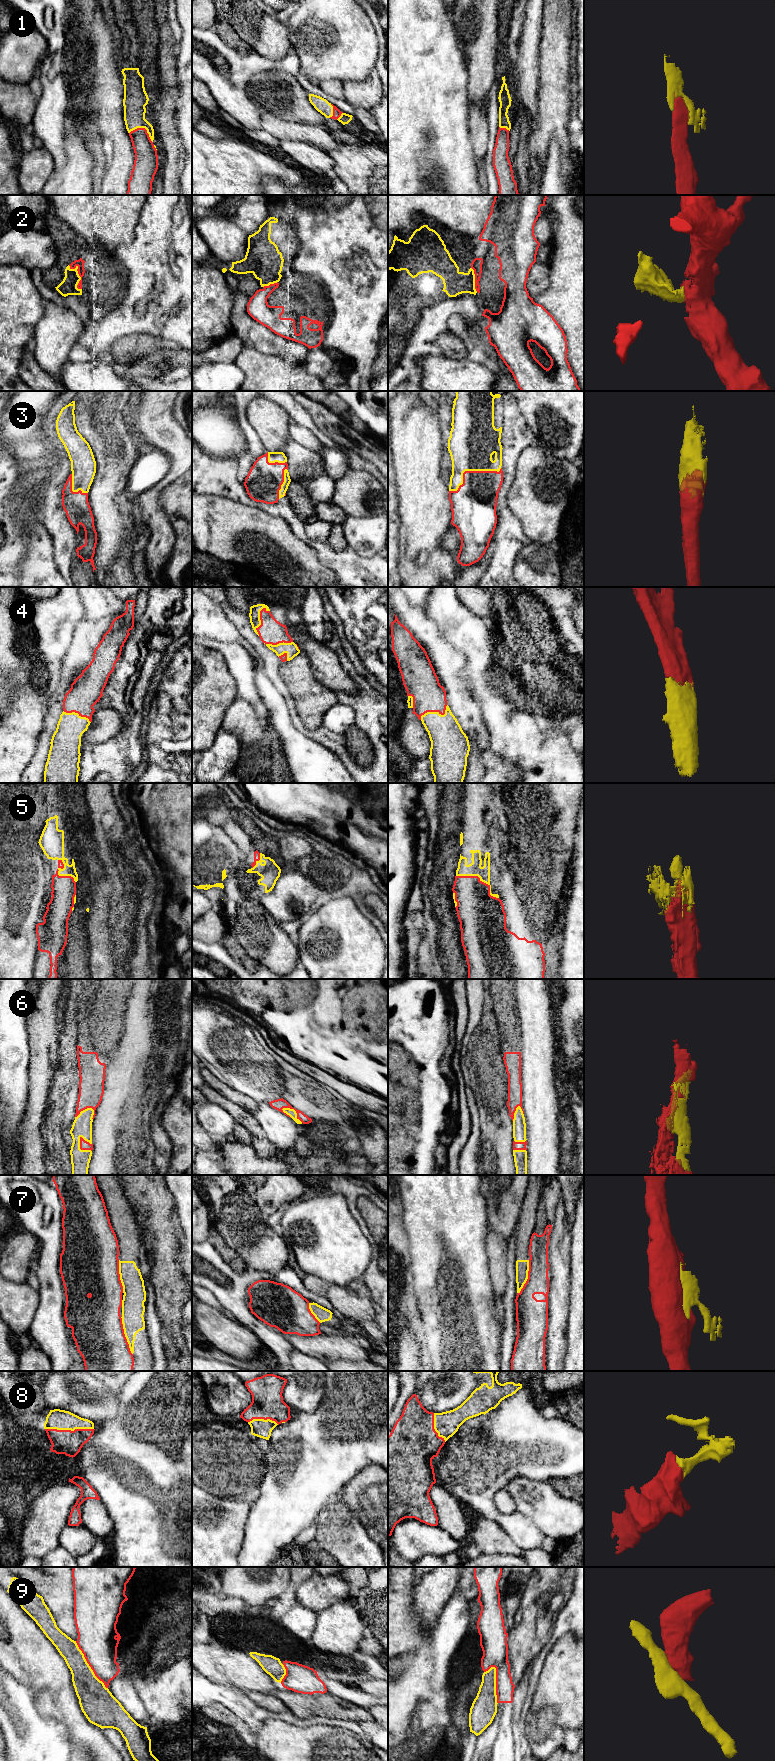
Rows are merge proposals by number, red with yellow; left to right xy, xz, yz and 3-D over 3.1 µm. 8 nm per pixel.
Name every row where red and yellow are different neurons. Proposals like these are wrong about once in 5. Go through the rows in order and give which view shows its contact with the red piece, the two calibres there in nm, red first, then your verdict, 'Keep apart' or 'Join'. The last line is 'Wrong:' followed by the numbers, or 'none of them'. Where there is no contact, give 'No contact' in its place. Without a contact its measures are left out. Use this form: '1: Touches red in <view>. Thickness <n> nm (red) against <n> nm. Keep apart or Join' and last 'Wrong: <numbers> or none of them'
1: Touches red in xy. Thickness 190 nm (red) against 190 nm. Join
2: Touches red in xy. Thickness 60 nm (red) against 140 nm. Join
3: Touches red in yz. Thickness 340 nm (red) against 380 nm. Join
4: Touches red in xz. Thickness 200 nm (red) against 90 nm. Join
5: Touches red in yz. Thickness 340 nm (red) against 110 nm. Join
6: Touches red in xz. Thickness 90 nm (red) against 70 nm. Keep apart
7: Touches red in xy. Thickness 420 nm (red) against 180 nm. Keep apart
8: Touches red in xy. Thickness 200 nm (red) against 160 nm. Join
9: Touches red in xy. Thickness 300 nm (red) against 240 nm. Keep apart
Wrong: 6, 7, 9

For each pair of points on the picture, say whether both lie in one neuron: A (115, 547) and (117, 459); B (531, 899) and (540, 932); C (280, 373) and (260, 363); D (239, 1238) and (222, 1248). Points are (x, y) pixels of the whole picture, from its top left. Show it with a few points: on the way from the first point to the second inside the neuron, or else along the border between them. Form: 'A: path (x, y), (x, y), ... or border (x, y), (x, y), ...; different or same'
A: path (115, 525), (115, 481); same
B: path (539, 907), (540, 924); same
C: path (275, 373), (270, 373), (265, 368); same
D: border (213, 1227), (244, 1262); different

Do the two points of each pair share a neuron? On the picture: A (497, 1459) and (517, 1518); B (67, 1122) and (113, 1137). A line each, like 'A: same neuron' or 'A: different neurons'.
A: same neuron
B: different neurons

